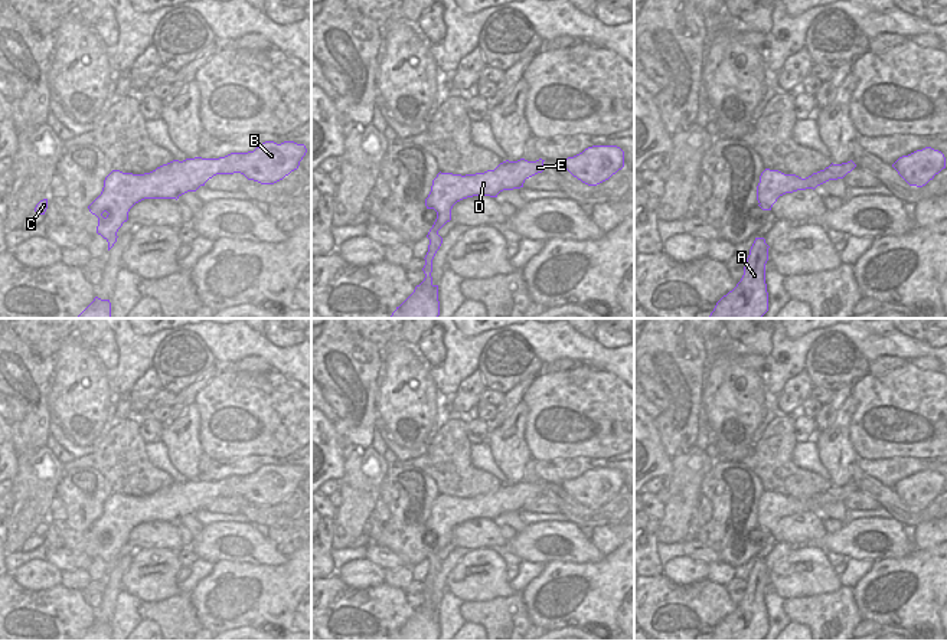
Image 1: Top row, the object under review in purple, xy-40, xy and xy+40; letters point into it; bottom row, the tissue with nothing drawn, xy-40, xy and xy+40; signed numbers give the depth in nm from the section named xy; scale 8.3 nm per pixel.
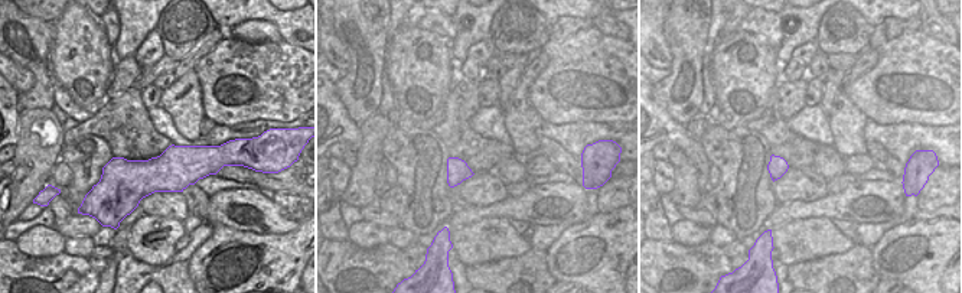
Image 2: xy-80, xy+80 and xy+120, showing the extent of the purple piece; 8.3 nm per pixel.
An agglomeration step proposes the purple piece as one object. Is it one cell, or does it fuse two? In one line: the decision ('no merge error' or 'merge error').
no merge error

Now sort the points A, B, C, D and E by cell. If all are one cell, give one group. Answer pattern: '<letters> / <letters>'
A B C D E

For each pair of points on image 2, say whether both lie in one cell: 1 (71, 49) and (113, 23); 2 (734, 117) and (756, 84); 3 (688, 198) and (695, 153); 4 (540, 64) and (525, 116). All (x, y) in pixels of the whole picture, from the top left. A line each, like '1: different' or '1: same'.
1: different
2: same
3: different
4: same

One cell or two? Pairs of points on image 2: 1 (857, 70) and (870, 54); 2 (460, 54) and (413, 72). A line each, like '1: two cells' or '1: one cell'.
1: one cell
2: two cells

